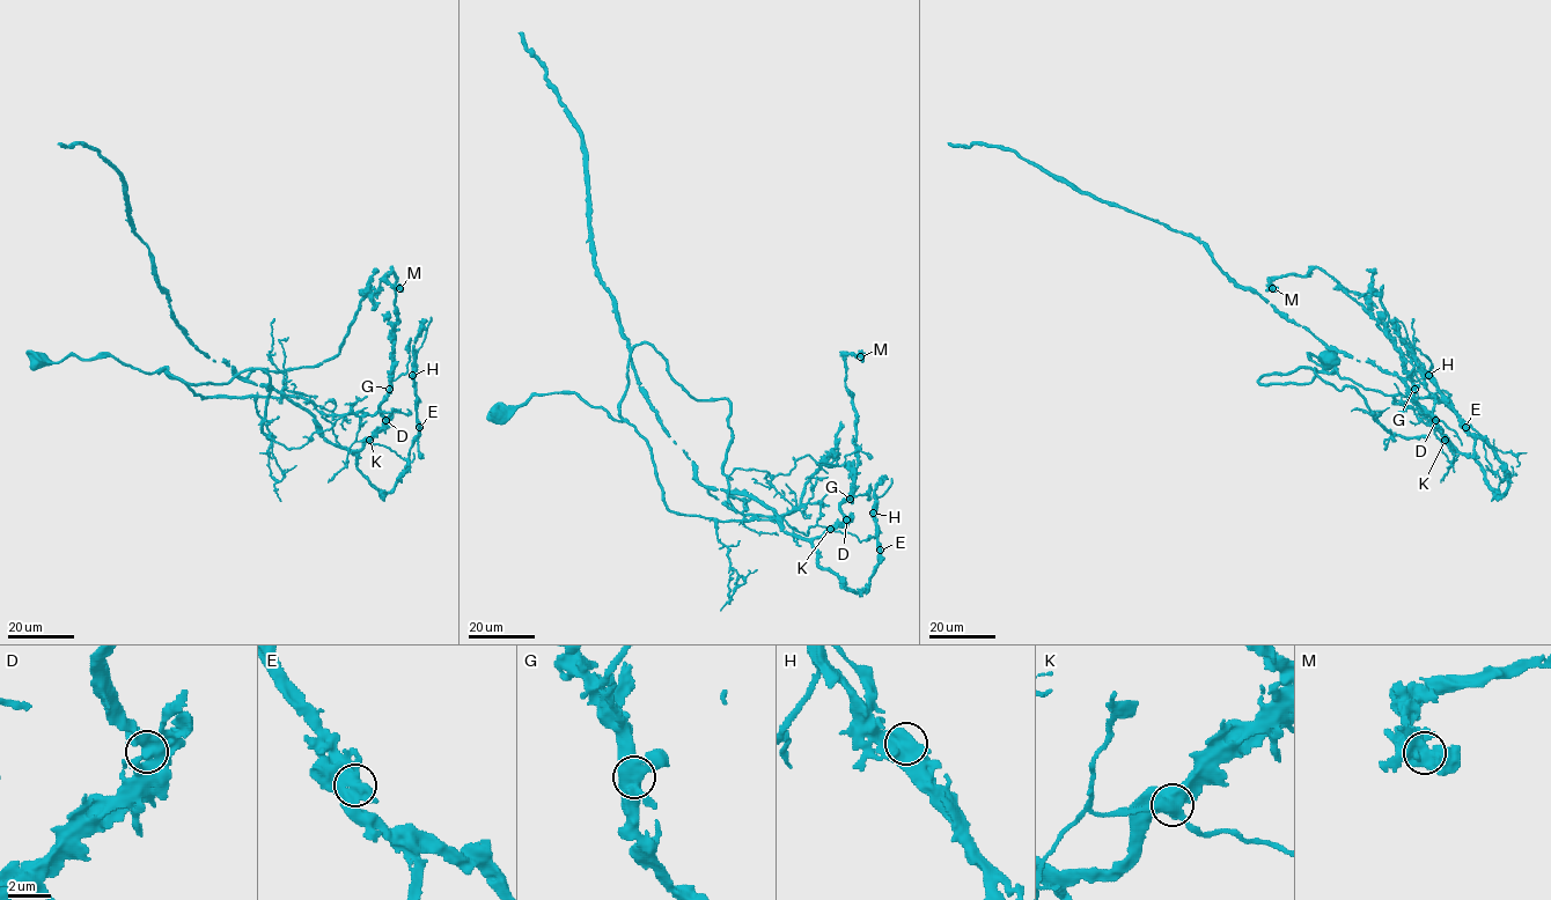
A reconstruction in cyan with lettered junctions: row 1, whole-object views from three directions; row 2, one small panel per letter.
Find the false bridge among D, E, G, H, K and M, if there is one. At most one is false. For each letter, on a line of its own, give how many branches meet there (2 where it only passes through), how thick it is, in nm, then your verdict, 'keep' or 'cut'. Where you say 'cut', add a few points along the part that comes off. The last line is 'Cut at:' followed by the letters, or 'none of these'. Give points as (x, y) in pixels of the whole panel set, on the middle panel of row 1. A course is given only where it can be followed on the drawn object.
D: 4 | 600 nm | keep
E: 4 | 500 nm | keep
G: 4 | 550 nm | keep
H: 3 | 600 nm | keep
K: 4 | 600 nm | cut | (830, 529), (818, 501), (671, 513), (620, 417), (630, 352), (729, 403), (728, 476), (867, 452)
M: 4 | 600 nm | keep
Cut at: K

